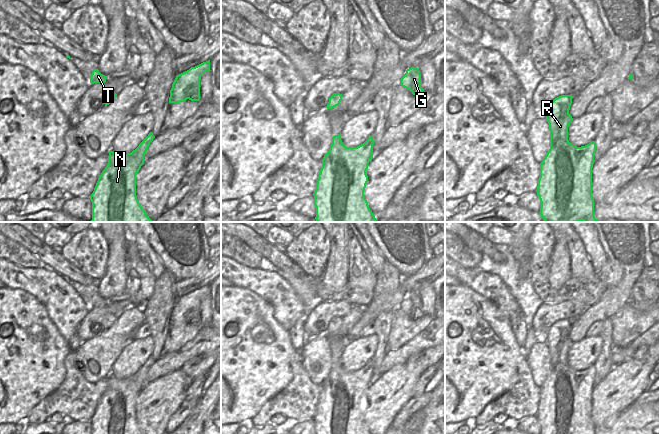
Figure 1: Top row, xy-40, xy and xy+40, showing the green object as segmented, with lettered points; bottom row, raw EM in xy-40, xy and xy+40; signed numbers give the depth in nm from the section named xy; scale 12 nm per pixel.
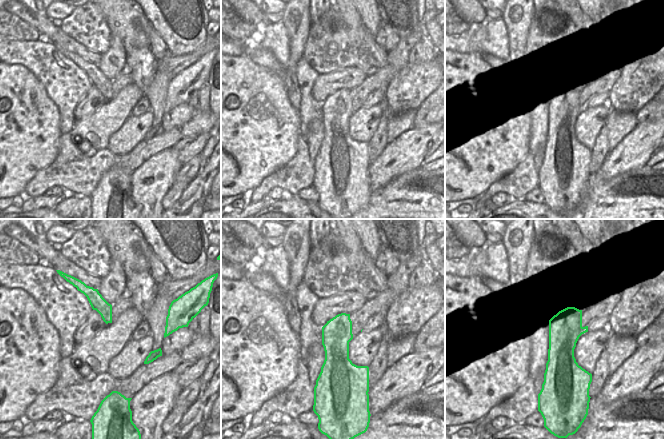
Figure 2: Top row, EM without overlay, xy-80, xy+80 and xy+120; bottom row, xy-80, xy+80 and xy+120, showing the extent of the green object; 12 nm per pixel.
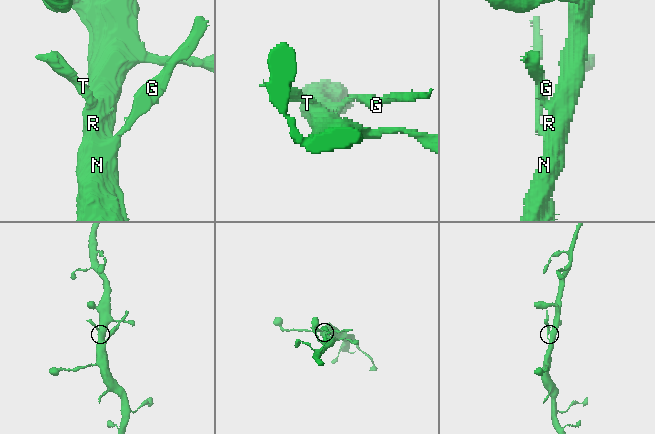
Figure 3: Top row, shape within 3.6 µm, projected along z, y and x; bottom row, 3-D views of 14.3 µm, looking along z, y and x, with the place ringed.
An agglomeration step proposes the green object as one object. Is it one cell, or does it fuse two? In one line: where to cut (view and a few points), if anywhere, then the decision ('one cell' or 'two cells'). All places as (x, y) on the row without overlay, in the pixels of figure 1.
no cut | one cell

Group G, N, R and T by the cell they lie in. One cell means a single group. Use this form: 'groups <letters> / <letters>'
groups G N R T

